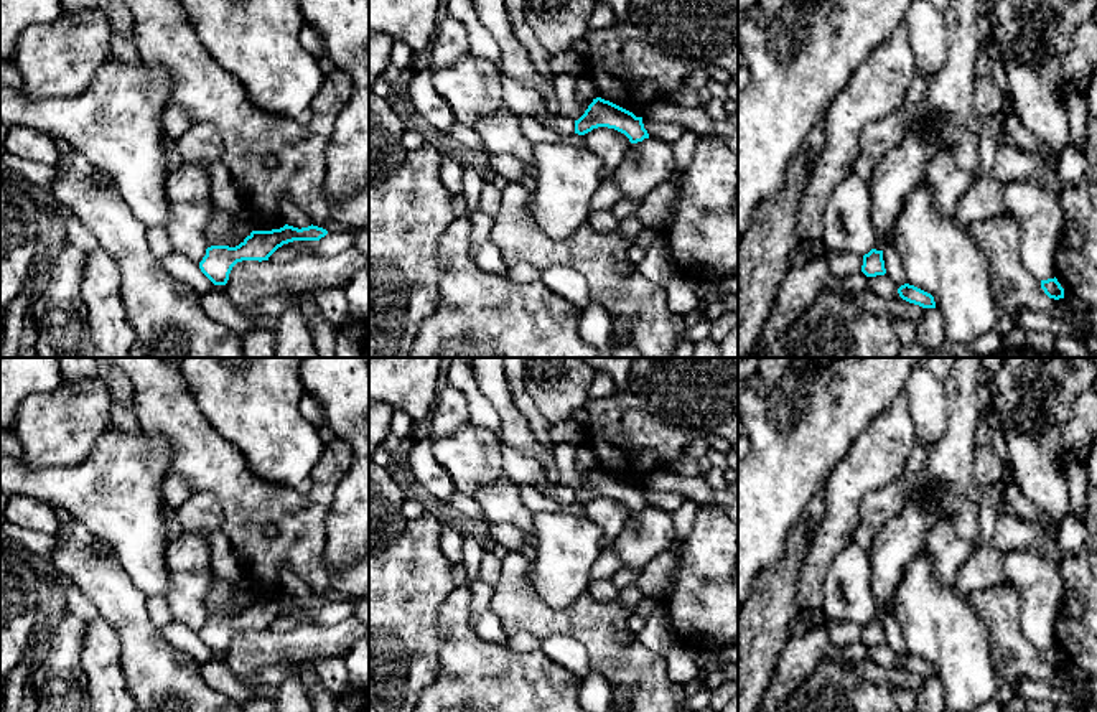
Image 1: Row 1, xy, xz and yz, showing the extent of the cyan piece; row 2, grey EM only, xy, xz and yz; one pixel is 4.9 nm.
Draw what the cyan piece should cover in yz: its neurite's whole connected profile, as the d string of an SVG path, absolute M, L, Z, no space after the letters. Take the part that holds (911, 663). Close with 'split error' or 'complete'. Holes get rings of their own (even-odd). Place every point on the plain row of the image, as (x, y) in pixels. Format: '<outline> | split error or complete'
M904 653L898 658L898 663L909 672L919 674L922 677L936 677L934 666L914 654Z | complete

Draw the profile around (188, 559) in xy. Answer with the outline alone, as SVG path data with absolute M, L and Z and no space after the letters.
M181 531L166 549L166 602L175 620L199 633L206 625L206 597L212 583L212 552L203 531Z

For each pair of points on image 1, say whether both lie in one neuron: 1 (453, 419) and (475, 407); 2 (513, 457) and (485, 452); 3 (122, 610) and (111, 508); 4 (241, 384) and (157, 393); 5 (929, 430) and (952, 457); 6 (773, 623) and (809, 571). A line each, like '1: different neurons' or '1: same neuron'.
1: different neurons
2: different neurons
3: different neurons
4: different neurons
5: different neurons
6: different neurons

